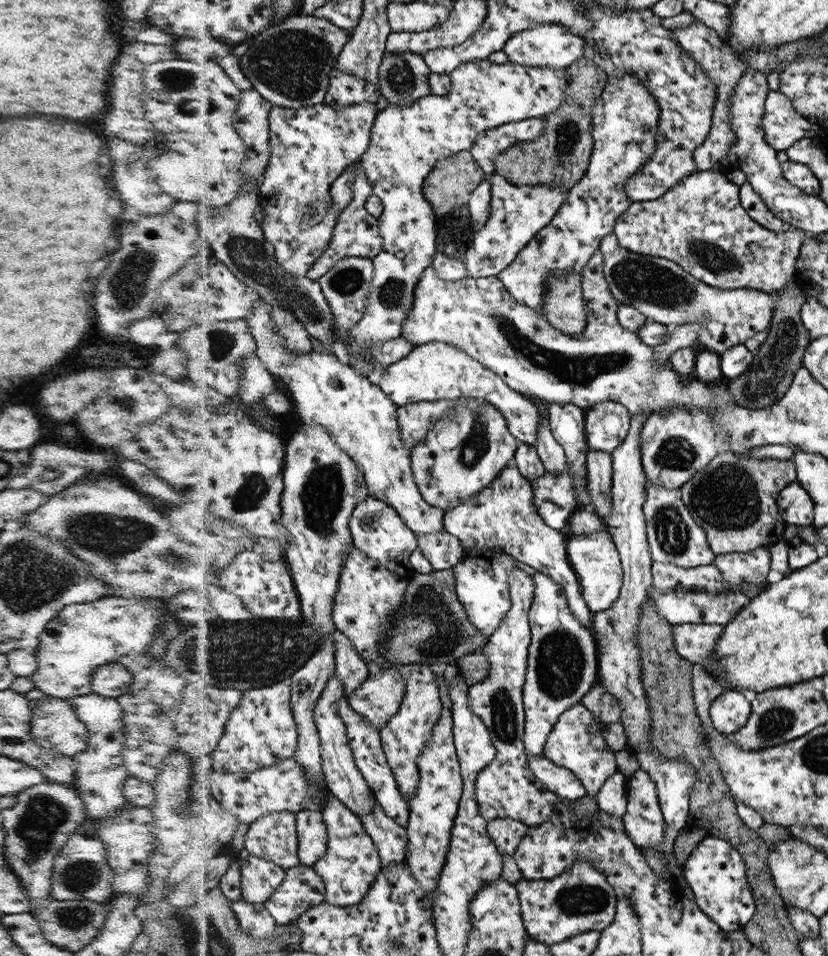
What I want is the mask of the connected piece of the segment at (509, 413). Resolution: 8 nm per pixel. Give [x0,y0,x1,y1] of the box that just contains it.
[377,341,545,446]

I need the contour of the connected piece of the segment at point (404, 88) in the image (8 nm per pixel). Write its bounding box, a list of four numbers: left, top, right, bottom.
[381,52,433,106]

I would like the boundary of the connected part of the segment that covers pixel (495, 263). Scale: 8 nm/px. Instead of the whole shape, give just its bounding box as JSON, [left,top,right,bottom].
[463,172,569,279]

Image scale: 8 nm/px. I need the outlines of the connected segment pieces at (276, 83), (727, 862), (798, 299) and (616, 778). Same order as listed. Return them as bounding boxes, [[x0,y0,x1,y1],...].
[[241,15,352,108],[683,836,756,931],[728,285,812,410],[596,772,628,818]]

